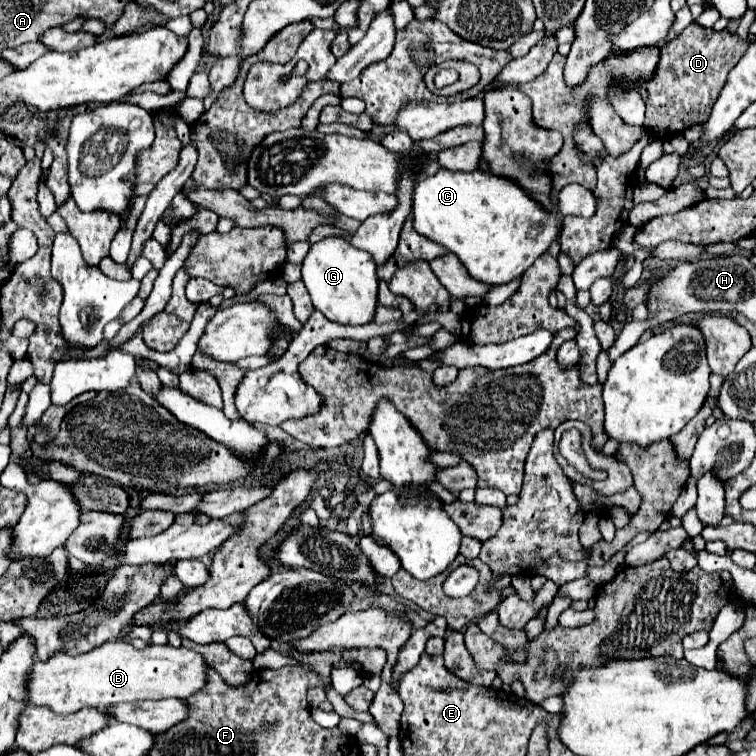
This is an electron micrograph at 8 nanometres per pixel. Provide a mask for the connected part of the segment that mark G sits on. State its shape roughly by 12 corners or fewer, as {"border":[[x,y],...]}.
{"border":[[348,238],[310,246],[302,280],[338,324],[374,318],[376,262]]}

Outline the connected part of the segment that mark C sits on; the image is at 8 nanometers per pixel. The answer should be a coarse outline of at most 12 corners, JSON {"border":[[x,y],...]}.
{"border":[[442,168],[414,188],[418,234],[490,286],[562,228],[514,180]]}

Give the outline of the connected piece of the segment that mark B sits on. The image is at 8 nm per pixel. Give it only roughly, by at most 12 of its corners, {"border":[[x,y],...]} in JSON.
{"border":[[106,642],[30,672],[56,714],[188,698],[208,682],[184,646]]}

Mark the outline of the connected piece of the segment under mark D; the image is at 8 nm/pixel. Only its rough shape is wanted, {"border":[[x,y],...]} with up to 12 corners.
{"border":[[692,22],[660,48],[644,128],[708,120],[746,42]]}

